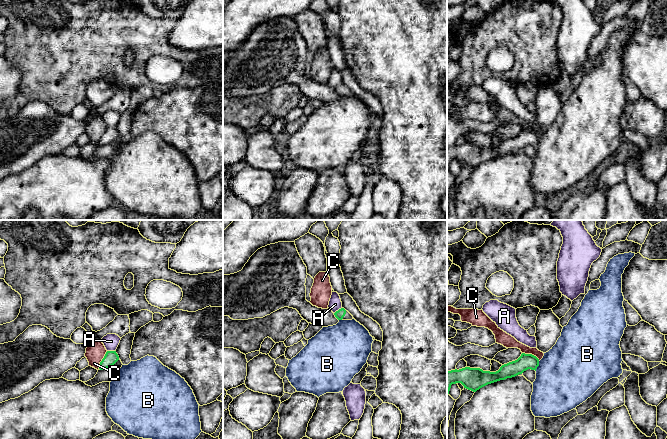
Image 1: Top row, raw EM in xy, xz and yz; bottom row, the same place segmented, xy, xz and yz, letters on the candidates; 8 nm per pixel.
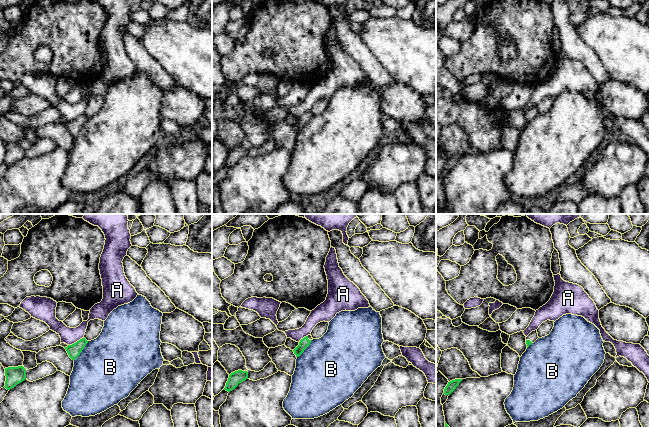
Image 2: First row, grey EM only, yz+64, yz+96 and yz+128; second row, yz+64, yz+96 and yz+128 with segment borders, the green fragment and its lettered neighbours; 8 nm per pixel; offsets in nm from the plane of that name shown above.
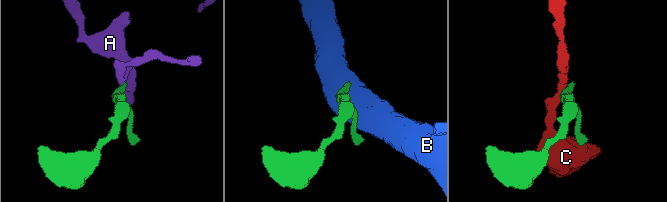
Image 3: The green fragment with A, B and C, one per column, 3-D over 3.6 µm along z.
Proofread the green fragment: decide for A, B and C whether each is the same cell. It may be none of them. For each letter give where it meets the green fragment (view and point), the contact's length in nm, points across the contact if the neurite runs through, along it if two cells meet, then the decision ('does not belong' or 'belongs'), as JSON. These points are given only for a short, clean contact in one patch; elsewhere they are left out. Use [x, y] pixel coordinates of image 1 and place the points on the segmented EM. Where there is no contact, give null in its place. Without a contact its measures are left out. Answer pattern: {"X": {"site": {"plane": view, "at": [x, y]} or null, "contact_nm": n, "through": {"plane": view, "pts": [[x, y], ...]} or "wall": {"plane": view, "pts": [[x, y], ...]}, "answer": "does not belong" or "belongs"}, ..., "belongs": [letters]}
{"A": {"site": {"plane": "xy", "at": [111, 351]}, "contact_nm": 60, "wall": {"plane": "xy", "pts": [[107, 350], [114, 351]]}, "answer": "does not belong"}, "B": {"site": {"plane": "yz", "at": [537, 366]}, "contact_nm": 90, "wall": {"plane": "yz", "pts": [[539, 361], [535, 370]]}, "answer": "does not belong"}, "C": {"site": {"plane": "yz", "at": [531, 354]}, "contact_nm": 160, "wall": {"plane": "yz", "pts": [[522, 352], [533, 354], [539, 360]]}, "answer": "does not belong"}, "belongs": []}

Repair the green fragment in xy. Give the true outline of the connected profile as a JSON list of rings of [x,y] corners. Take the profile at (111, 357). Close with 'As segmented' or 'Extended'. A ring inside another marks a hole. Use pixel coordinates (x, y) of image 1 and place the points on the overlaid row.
[[[107,351],[104,358],[100,362],[99,369],[105,370],[113,366],[119,360],[119,356],[116,351]]]. As segmented

